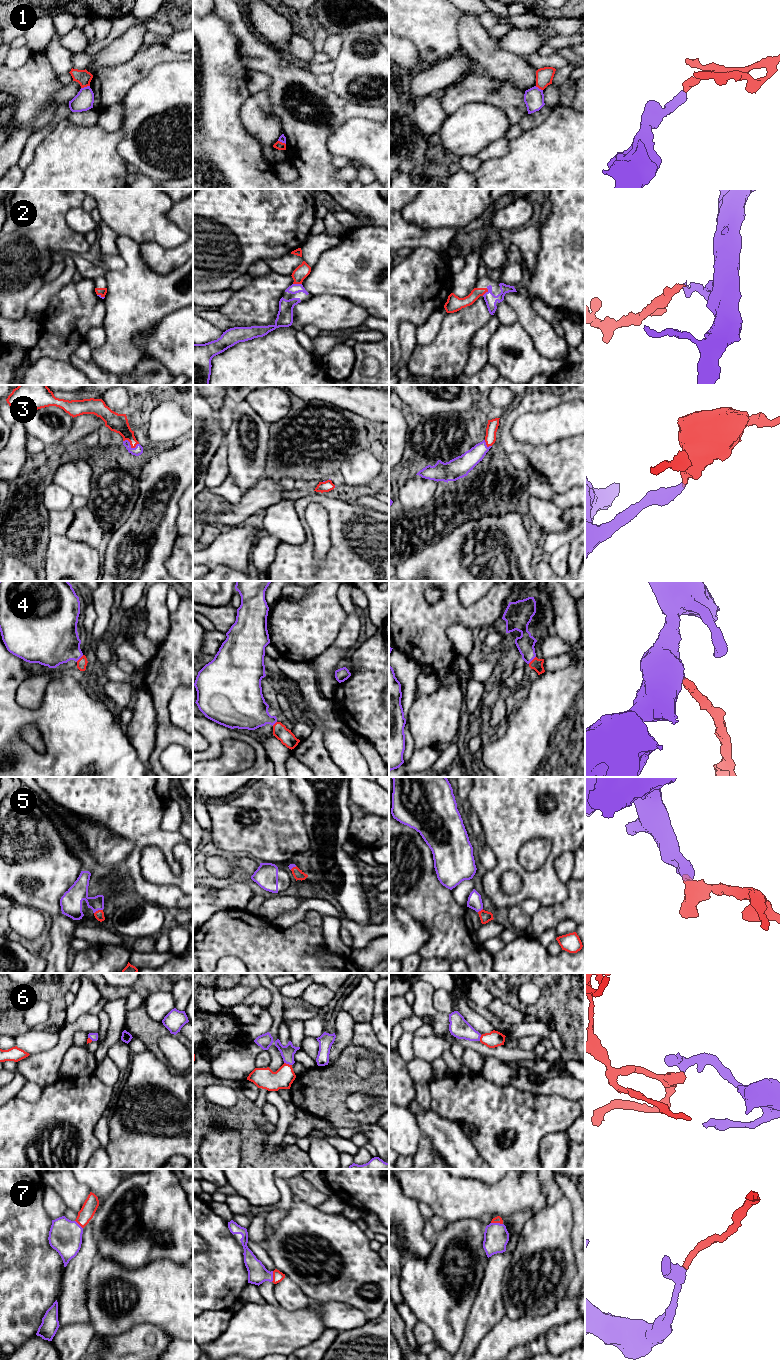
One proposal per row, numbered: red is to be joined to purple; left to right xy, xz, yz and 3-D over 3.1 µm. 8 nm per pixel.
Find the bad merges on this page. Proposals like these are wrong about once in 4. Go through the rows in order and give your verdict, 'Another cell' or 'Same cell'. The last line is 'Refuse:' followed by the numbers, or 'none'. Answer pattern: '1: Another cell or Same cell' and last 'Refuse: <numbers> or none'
1: Another cell
2: Same cell
3: Same cell
4: Same cell
5: Same cell
6: Same cell
7: Same cell
Refuse: 1

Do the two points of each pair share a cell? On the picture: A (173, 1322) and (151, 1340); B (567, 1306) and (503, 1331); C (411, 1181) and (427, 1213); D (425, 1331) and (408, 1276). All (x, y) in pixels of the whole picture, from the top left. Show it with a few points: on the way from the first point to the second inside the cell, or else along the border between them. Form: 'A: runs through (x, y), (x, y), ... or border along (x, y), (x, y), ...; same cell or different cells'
A: border along (140, 1324), (154, 1324), (174, 1338); different cells
B: runs through (551, 1319), (539, 1326), (519, 1331); same cell
C: border along (419, 1201), (424, 1201), (434, 1213); different cells
D: border along (418, 1319), (428, 1326), (434, 1339); different cells

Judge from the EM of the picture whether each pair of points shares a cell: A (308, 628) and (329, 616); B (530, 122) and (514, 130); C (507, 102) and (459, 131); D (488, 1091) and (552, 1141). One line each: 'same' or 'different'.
A: same
B: different
C: different
D: different

